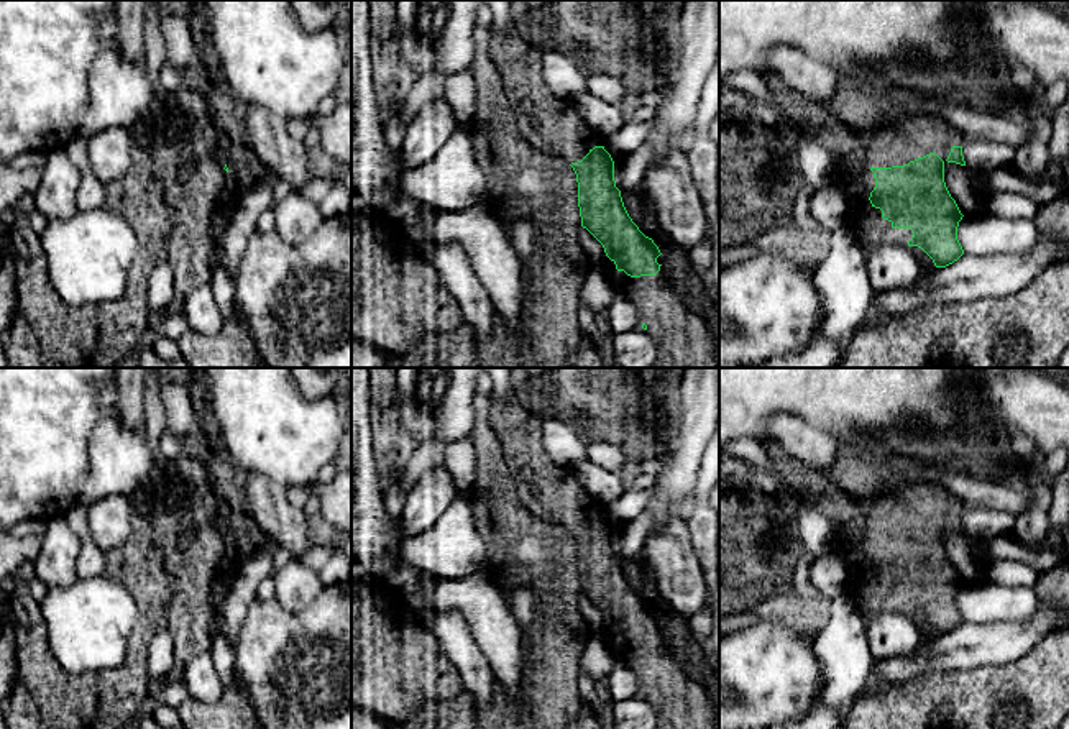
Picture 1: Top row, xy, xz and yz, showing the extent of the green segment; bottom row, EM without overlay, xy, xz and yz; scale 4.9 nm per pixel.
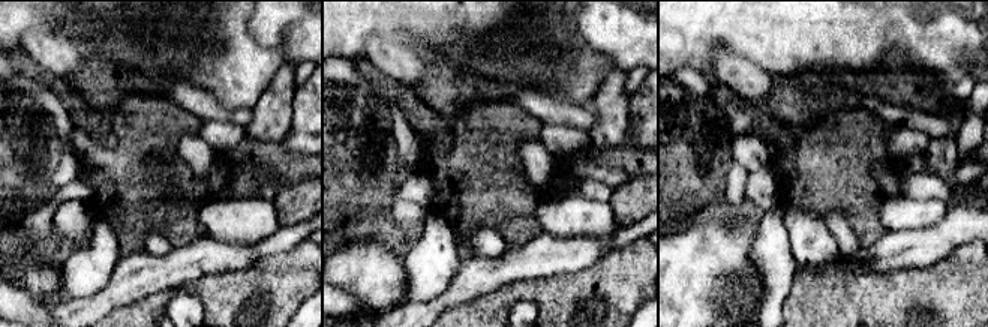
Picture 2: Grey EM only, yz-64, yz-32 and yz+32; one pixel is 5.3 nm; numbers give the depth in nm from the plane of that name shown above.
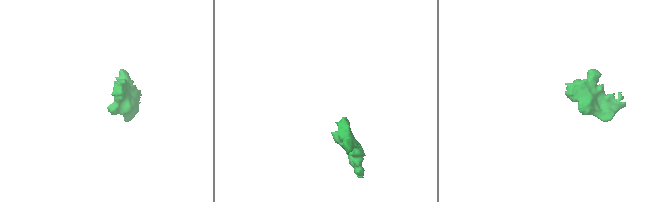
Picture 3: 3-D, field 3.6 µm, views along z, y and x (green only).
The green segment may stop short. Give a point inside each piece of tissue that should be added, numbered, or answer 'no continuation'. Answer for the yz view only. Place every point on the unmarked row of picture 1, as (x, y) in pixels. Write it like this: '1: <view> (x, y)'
1: yz (895, 509)

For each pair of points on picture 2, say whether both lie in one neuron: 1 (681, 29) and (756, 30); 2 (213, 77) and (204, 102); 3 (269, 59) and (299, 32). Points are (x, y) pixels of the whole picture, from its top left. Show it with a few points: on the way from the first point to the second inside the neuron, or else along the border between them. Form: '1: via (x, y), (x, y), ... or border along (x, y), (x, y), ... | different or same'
1: via (699, 29), (738, 29) | same
2: border along (186, 78), (207, 90), (222, 105), (237, 110) | different
3: border along (249, 32), (261, 45), (279, 45), (284, 62) | different

